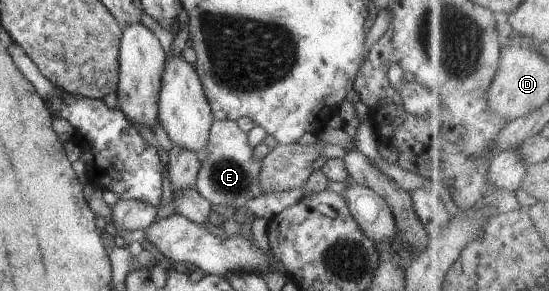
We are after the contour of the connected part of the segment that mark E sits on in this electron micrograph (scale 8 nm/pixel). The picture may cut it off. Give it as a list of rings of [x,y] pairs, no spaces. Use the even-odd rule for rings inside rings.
[[[215,120],[210,129],[208,145],[203,151],[195,189],[211,206],[238,209],[246,206],[250,199],[262,195],[262,161],[254,157],[254,147],[249,144],[247,133],[242,131],[236,122]]]

